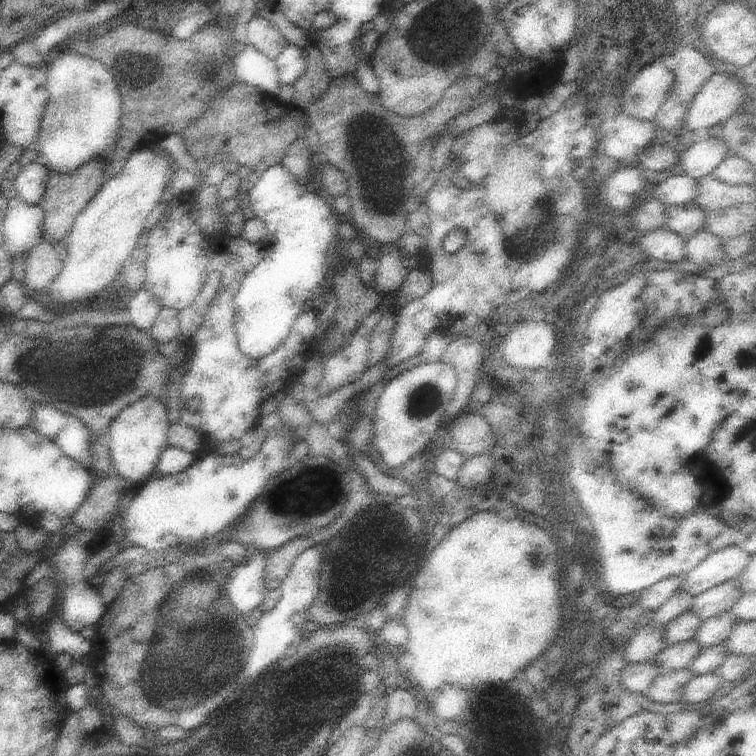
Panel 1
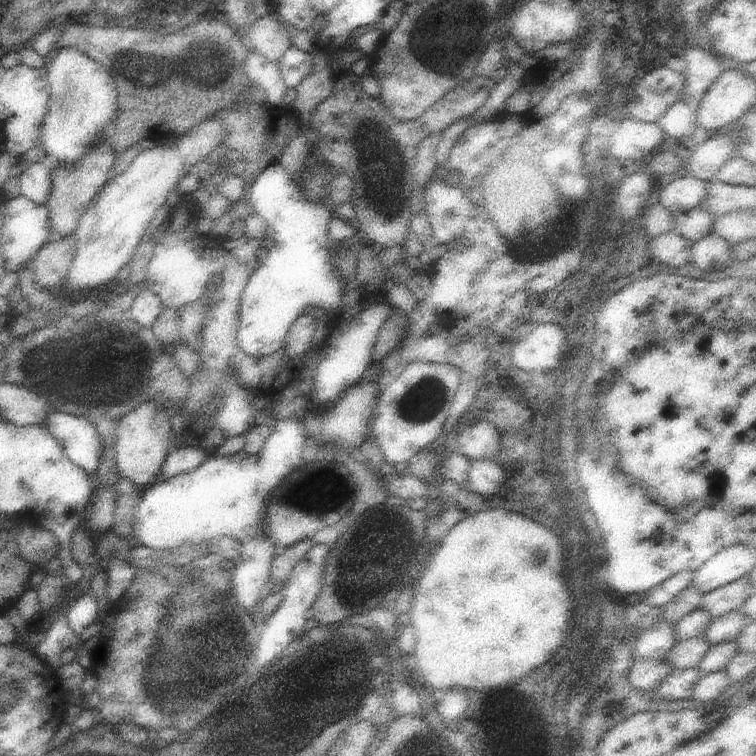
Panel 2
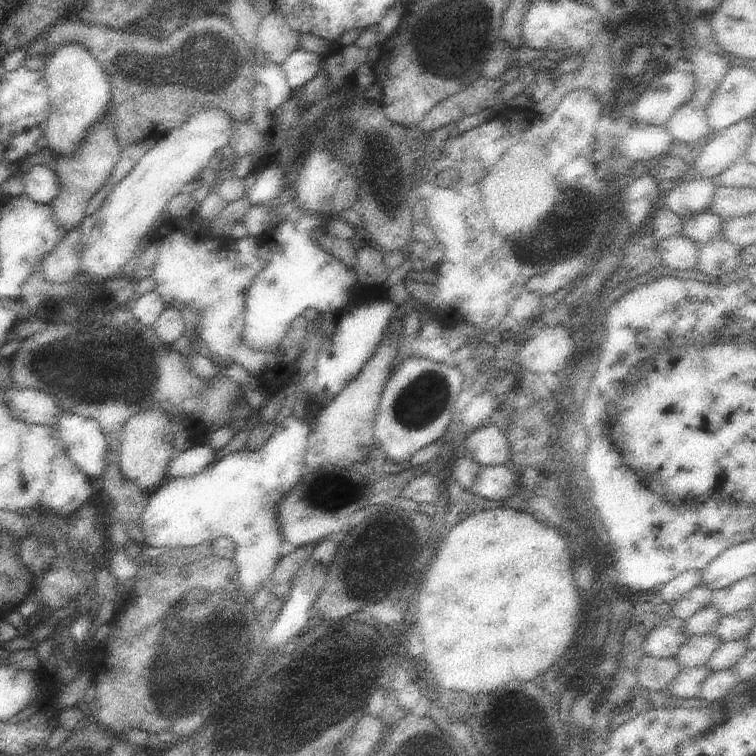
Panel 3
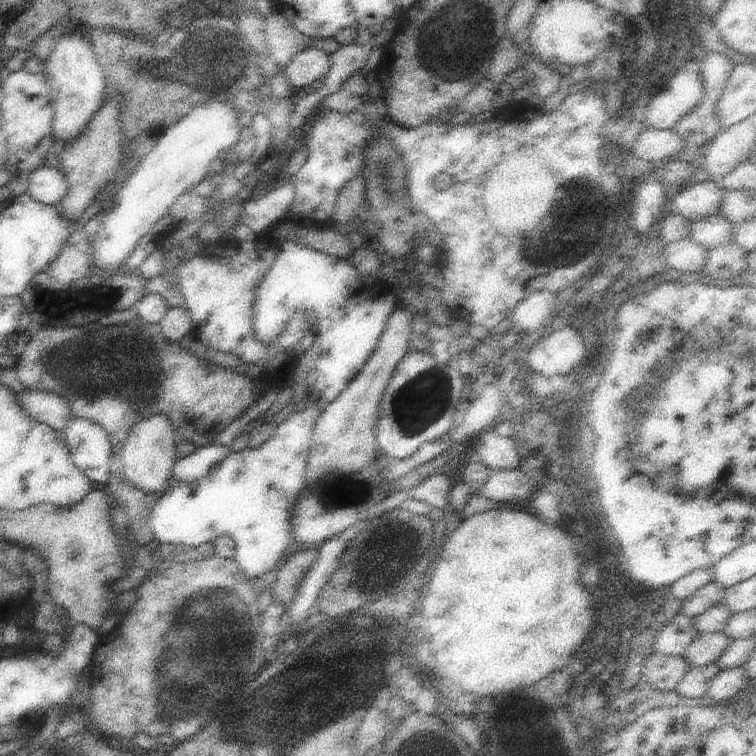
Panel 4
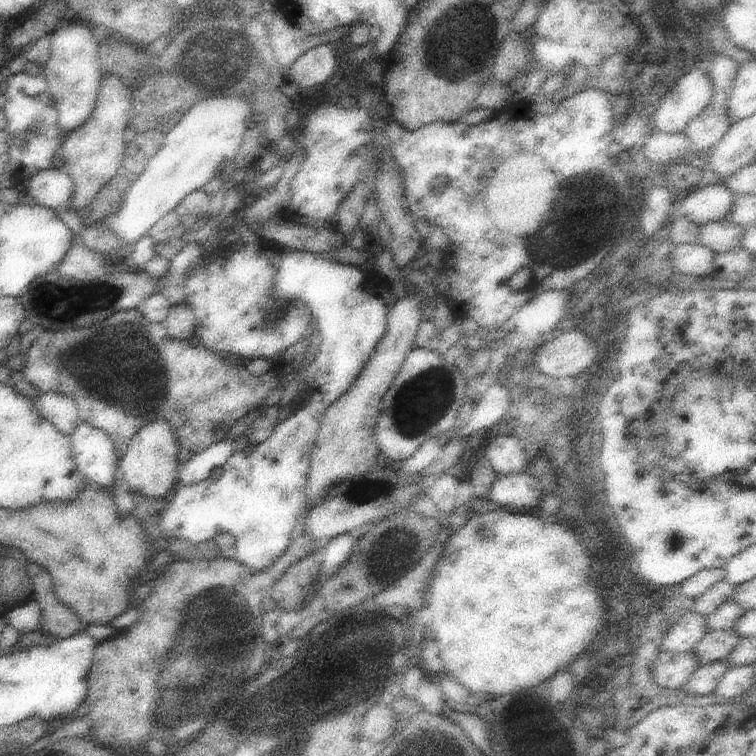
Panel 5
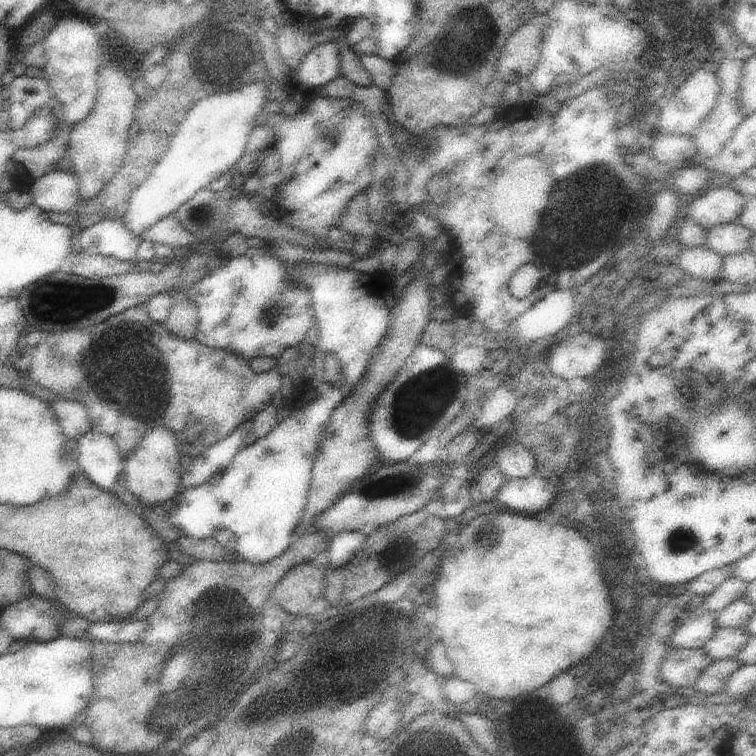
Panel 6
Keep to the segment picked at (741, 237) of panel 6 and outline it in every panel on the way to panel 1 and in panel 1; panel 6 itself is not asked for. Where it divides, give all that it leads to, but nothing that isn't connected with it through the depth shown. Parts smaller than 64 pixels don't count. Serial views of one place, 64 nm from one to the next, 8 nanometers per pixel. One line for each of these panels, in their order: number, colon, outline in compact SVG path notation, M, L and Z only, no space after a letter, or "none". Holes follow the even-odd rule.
1: M691 202L687 206L665 206L665 224L673 234L679 234L679 238L685 242L689 236L693 236L699 230L705 230L705 216L703 210Z
2: M701 208L677 210L677 212L671 212L671 218L673 218L673 232L689 240L691 244L707 234L713 234L711 230L713 216L709 212L703 212Z
3: M699 212L691 218L681 218L681 230L685 238L697 242L699 246L709 240L725 238L721 232L721 218L711 212Z
4: M721 214L689 220L689 240L703 248L735 242L731 236L731 224L723 220Z
5: M711 220L707 224L697 224L697 232L697 242L707 246L713 254L741 246L743 228L729 220Z

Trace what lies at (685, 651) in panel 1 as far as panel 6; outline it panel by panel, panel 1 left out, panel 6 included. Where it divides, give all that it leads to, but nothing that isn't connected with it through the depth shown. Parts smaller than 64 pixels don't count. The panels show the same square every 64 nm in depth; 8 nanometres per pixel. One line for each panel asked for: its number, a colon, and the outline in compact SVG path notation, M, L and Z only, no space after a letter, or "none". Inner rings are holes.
2: M701 634L699 638L687 638L687 642L677 642L669 654L667 654L667 664L673 666L675 670L689 670L689 668L697 668L699 662L703 660L703 656L709 650L709 642L705 640L705 636Z
3: M693 636L689 638L677 652L677 664L681 664L683 668L703 668L709 664L709 660L713 658L713 654L719 650L719 646L723 644L721 638L713 636Z
4: M715 632L715 634L701 634L697 636L681 654L689 666L693 668L703 668L707 664L715 664L715 660L721 658L721 654L727 650L727 646L733 640L725 632Z
5: M715 630L715 632L707 632L701 638L701 642L695 646L693 652L699 656L703 666L707 666L707 664L713 664L713 662L727 660L735 652L735 648L741 640L743 638L737 630L729 630L729 632L727 630L723 630L723 632Z
6: M719 628L711 640L705 642L703 650L707 652L709 658L717 660L727 660L727 658L737 658L739 652L745 648L745 644L749 642L751 632L743 630L743 628Z

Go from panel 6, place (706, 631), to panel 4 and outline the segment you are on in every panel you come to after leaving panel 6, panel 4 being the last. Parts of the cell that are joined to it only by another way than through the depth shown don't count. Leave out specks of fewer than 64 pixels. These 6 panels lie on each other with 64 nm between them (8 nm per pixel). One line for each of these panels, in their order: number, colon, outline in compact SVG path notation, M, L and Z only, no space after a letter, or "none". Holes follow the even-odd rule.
4: M677 614L671 618L671 624L665 624L655 640L653 640L653 656L661 654L661 656L681 656L685 652L685 648L697 638L701 636L695 628L693 618L687 618L685 614Z
5: M691 610L663 638L661 652L675 652L675 654L693 652L707 632L711 632L707 624L707 616Z

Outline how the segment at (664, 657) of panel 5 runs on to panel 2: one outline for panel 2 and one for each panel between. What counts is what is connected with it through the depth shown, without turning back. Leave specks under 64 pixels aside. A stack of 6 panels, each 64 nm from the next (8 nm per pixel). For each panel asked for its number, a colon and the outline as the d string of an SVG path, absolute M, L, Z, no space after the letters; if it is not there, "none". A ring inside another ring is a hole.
2: M637 658L627 672L629 674L627 678L633 688L643 690L643 692L653 692L671 670L675 670L675 668L669 666L667 660L641 660L641 658Z
3: M645 656L637 664L637 678L639 678L639 684L647 690L667 692L681 670L683 666L677 664L677 658Z
4: M649 656L643 666L645 682L659 692L673 692L683 680L685 672L693 668L683 656Z

